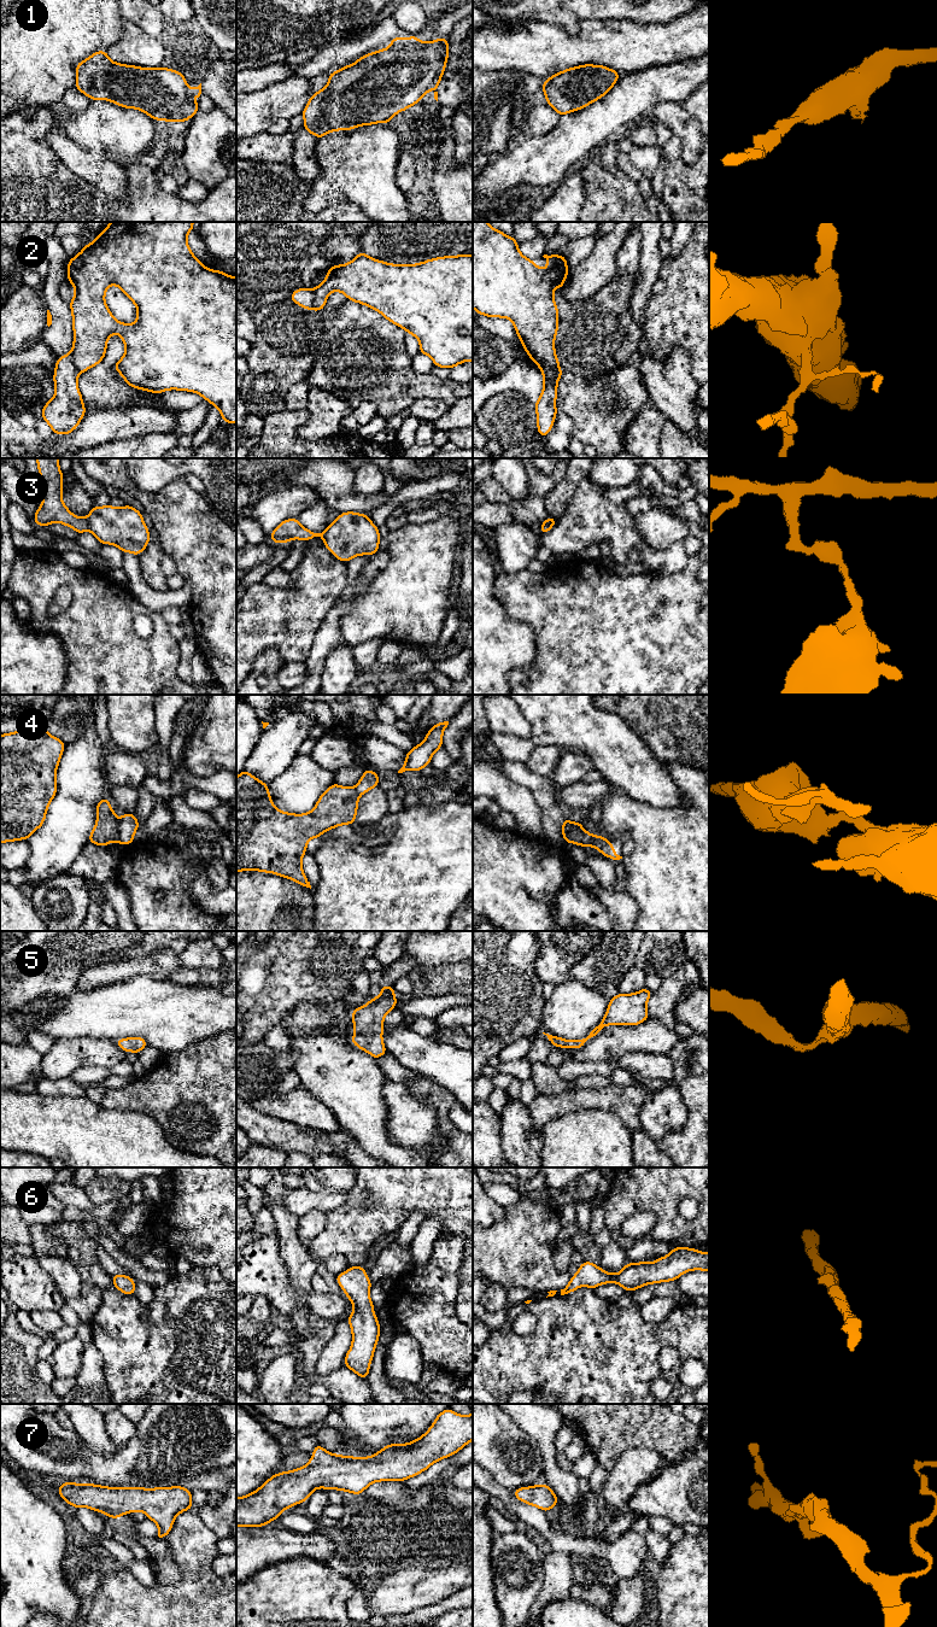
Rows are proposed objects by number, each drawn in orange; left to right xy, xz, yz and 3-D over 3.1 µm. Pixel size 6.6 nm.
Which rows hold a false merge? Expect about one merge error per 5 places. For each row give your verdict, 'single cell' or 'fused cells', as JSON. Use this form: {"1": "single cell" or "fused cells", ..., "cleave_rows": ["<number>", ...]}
{"1": "single cell", "2": "fused cells", "3": "fused cells", "4": "fused cells", "5": "single cell", "6": "single cell", "7": "single cell", "cleave_rows": ["2", "3", "4"]}

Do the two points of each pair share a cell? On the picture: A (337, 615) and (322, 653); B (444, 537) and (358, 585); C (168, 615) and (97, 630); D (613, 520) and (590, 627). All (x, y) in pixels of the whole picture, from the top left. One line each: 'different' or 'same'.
A: same
B: different
C: different
D: different

